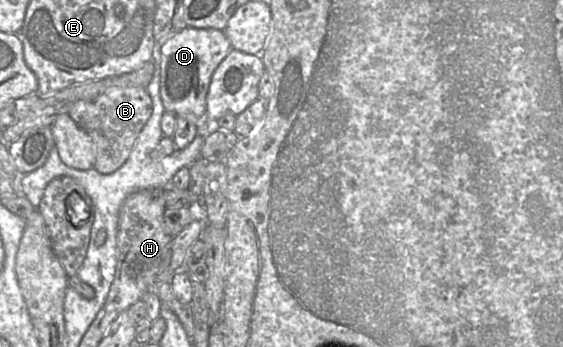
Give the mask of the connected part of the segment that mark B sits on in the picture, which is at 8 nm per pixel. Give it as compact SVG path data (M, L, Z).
M112 87L93 100L75 102L68 115L88 133L94 143L93 168L102 174L109 174L125 163L152 111L152 99L145 88Z

